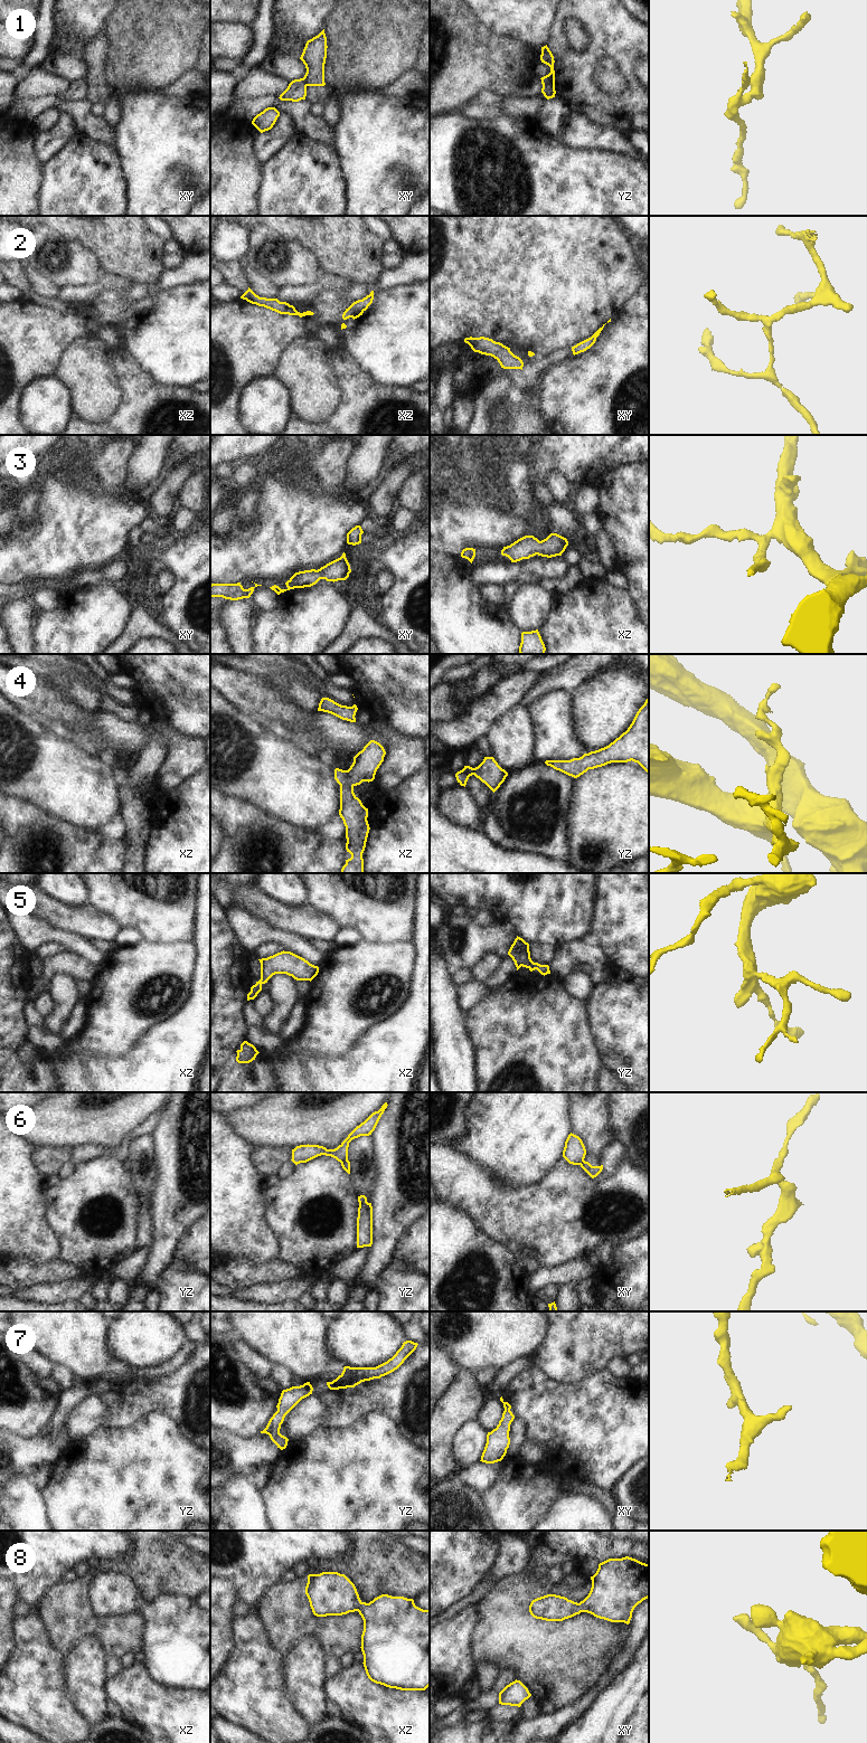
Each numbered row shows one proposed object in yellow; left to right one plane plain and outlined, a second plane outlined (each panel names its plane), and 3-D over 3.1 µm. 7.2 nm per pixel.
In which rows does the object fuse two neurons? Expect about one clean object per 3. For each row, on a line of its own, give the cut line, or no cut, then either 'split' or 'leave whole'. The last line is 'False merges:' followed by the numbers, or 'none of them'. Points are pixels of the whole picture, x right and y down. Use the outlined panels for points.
1: yz (542, 79), (548, 81), (554, 86) | split
2: no cut | leave whole
3: no cut | leave whole
4: no cut | leave whole
5: no cut | leave whole
6: yz (347, 1158), (341, 1163) | split
7: no cut | leave whole
8: no cut | leave whole
False merges: 1, 6

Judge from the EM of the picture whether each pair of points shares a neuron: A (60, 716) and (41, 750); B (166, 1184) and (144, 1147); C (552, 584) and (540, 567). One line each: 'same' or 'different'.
A: different
B: different
C: different

